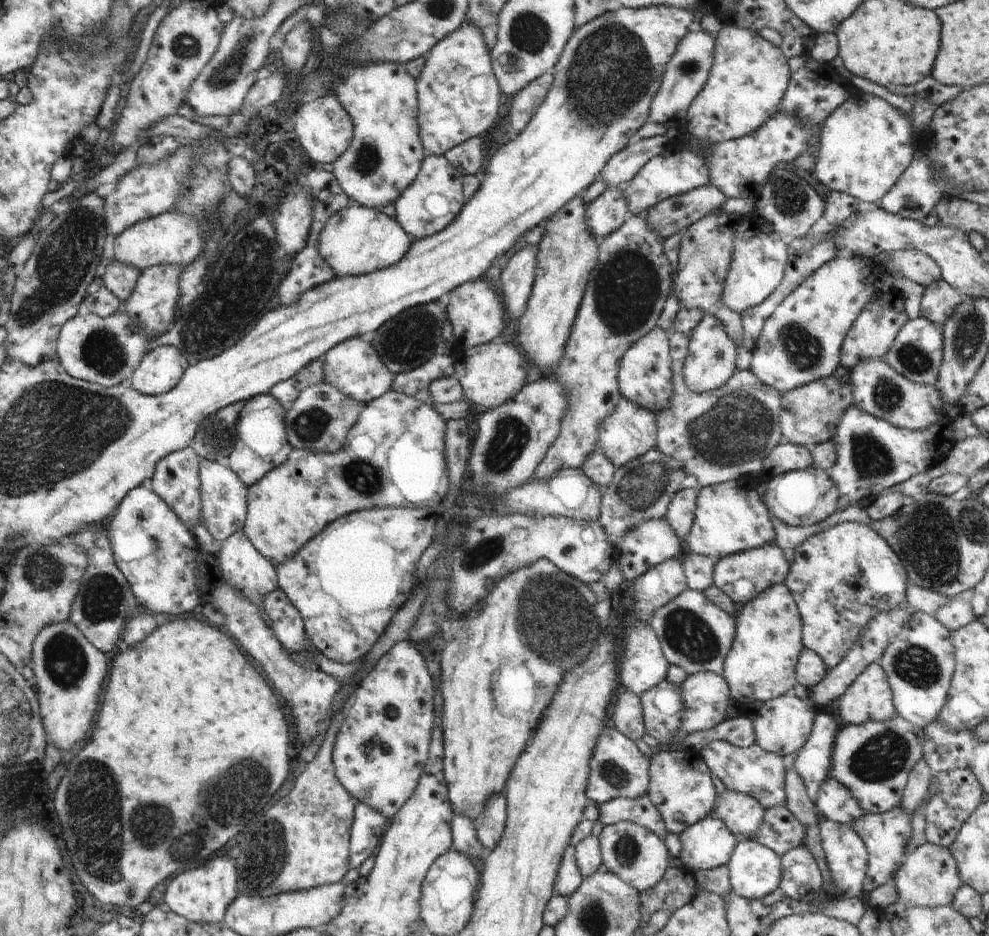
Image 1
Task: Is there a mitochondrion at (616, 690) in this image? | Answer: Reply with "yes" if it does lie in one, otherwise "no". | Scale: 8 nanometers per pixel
no

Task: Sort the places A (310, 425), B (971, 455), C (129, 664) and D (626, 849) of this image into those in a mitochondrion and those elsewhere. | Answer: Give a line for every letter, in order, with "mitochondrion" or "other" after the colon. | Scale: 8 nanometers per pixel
A: mitochondrion
B: other
C: other
D: mitochondrion

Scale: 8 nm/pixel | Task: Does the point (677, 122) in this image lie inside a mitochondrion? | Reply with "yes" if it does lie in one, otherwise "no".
no

